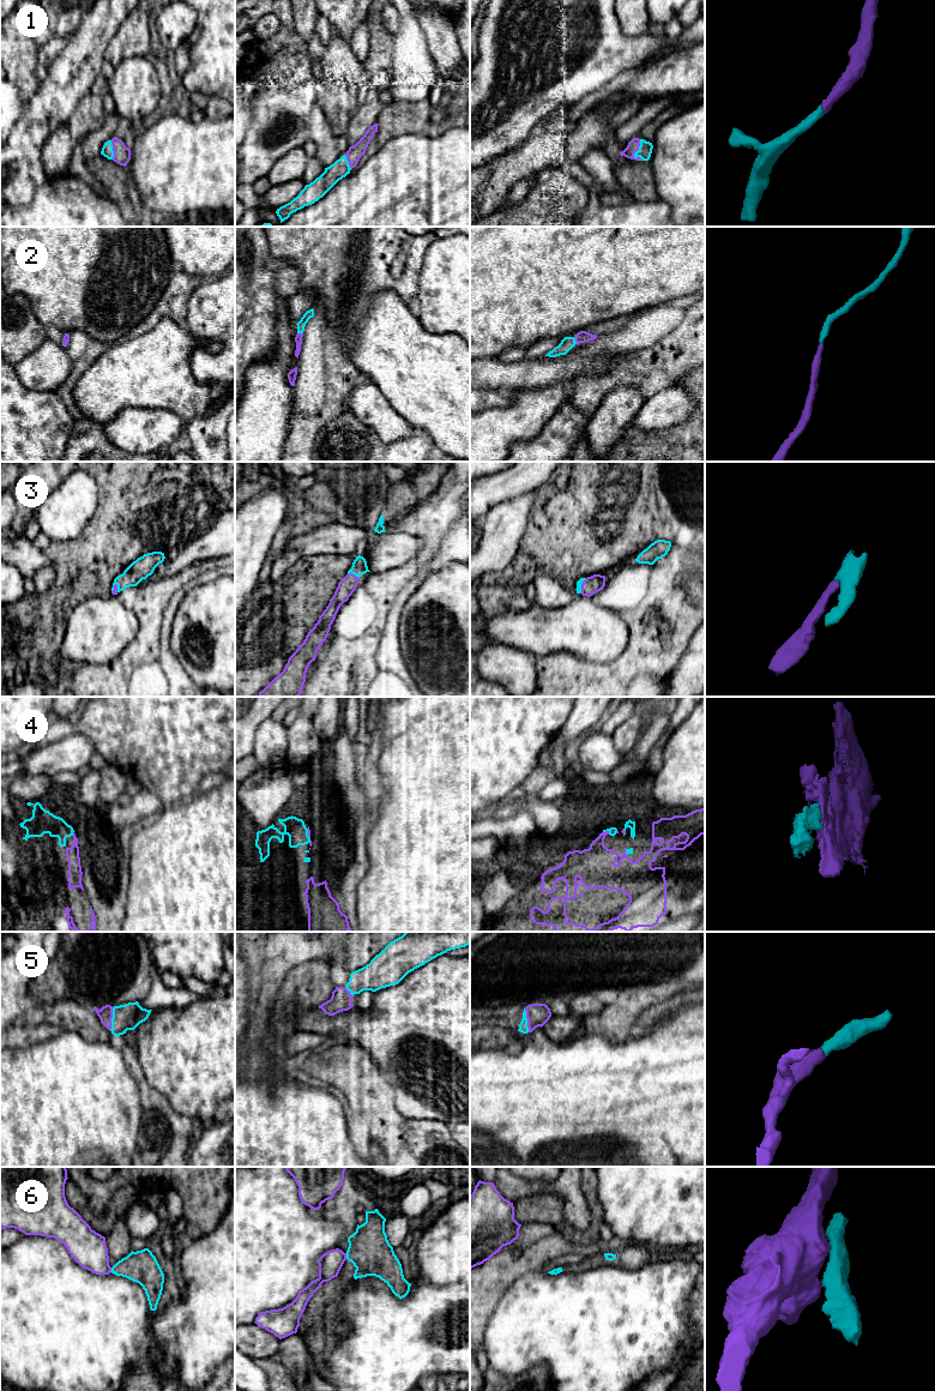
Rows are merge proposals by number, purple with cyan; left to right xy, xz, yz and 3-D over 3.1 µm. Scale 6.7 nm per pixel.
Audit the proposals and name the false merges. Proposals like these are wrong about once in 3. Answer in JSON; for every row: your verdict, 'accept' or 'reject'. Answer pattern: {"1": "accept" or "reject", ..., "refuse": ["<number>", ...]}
{"1": "accept", "2": "accept", "3": "accept", "4": "accept", "5": "accept", "6": "reject", "refuse": ["6"]}

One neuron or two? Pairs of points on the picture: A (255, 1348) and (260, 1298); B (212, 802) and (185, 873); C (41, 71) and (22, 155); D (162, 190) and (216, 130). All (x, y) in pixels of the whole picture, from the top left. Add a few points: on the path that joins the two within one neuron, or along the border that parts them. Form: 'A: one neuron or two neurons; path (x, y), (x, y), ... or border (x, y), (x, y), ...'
A: two neurons; border (253, 1322), (247, 1325)
B: one neuron; path (212, 820), (212, 845), (203, 855)
C: two neurons; border (46, 61), (46, 76), (40, 80)
D: one neuron; path (176, 175), (207, 144)

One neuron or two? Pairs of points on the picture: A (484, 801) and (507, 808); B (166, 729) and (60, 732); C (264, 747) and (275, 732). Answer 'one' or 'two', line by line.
A: two
B: one
C: one

